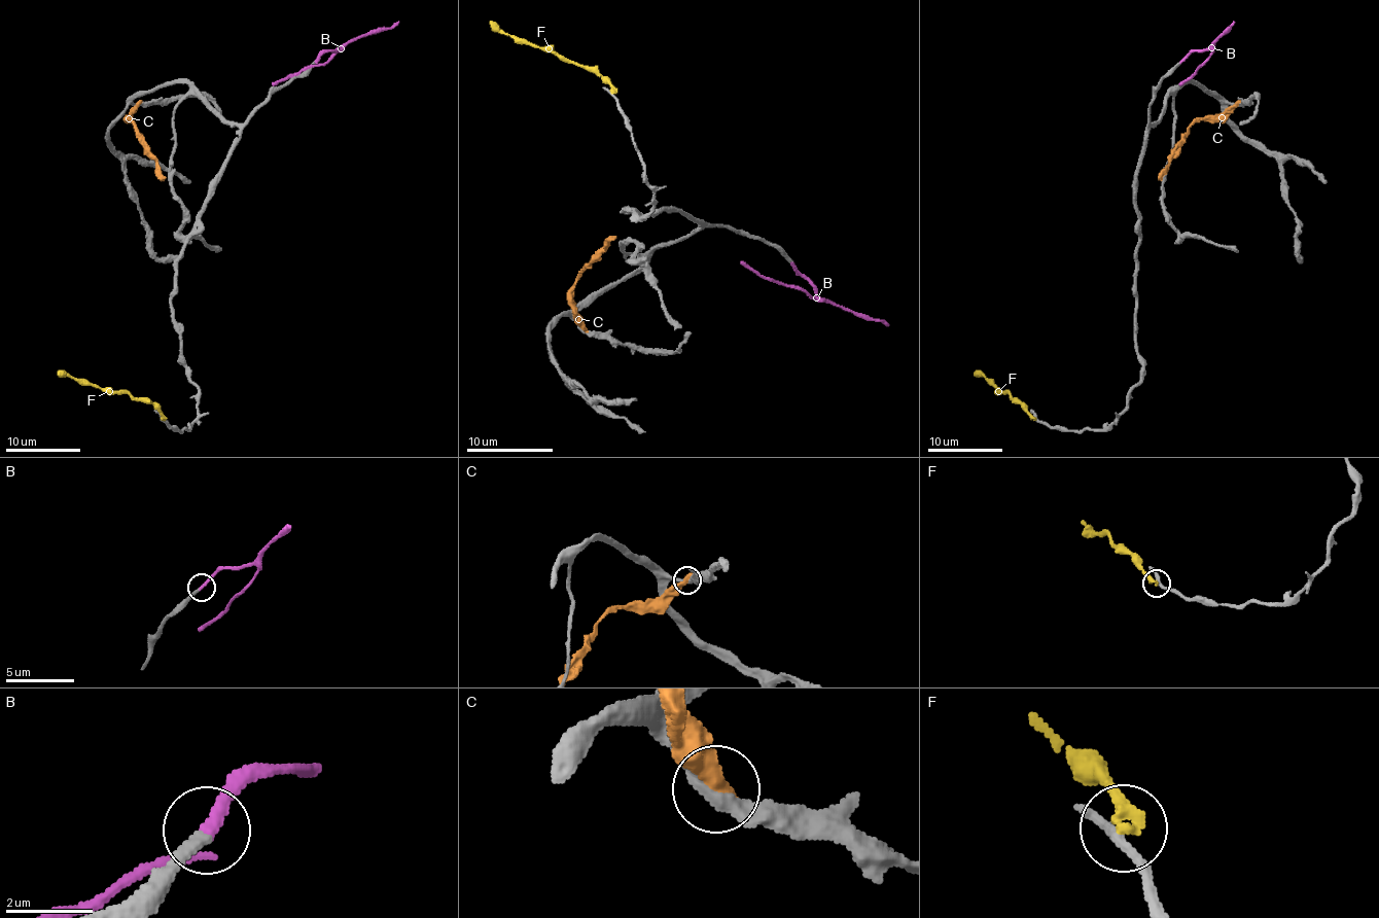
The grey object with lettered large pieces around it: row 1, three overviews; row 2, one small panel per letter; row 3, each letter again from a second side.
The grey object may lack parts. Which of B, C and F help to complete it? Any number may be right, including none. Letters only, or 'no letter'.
B

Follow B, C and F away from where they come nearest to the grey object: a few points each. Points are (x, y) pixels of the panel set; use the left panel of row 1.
B: (315, 61), (324, 51), (336, 49), (323, 64), (312, 64), (273, 84)
C: (137, 103), (128, 116), (137, 128), (144, 150), (155, 161), (155, 170), (161, 179)
F: (163, 419), (146, 399), (83, 384), (57, 373)

